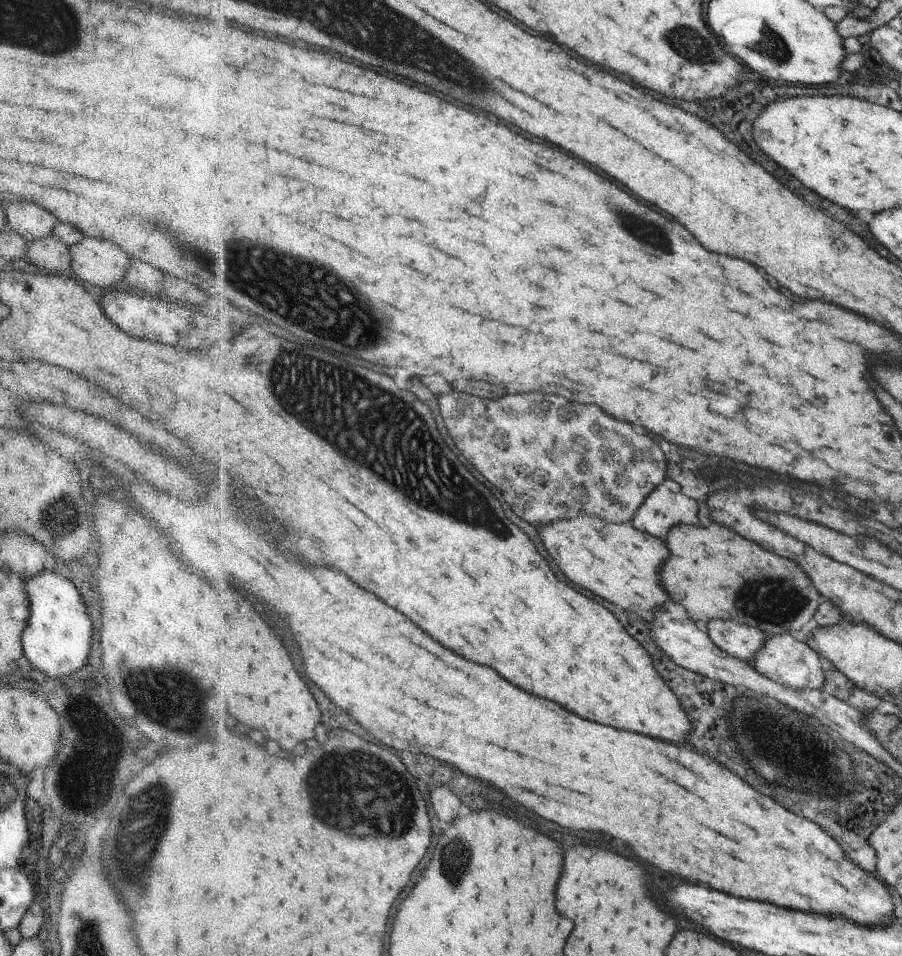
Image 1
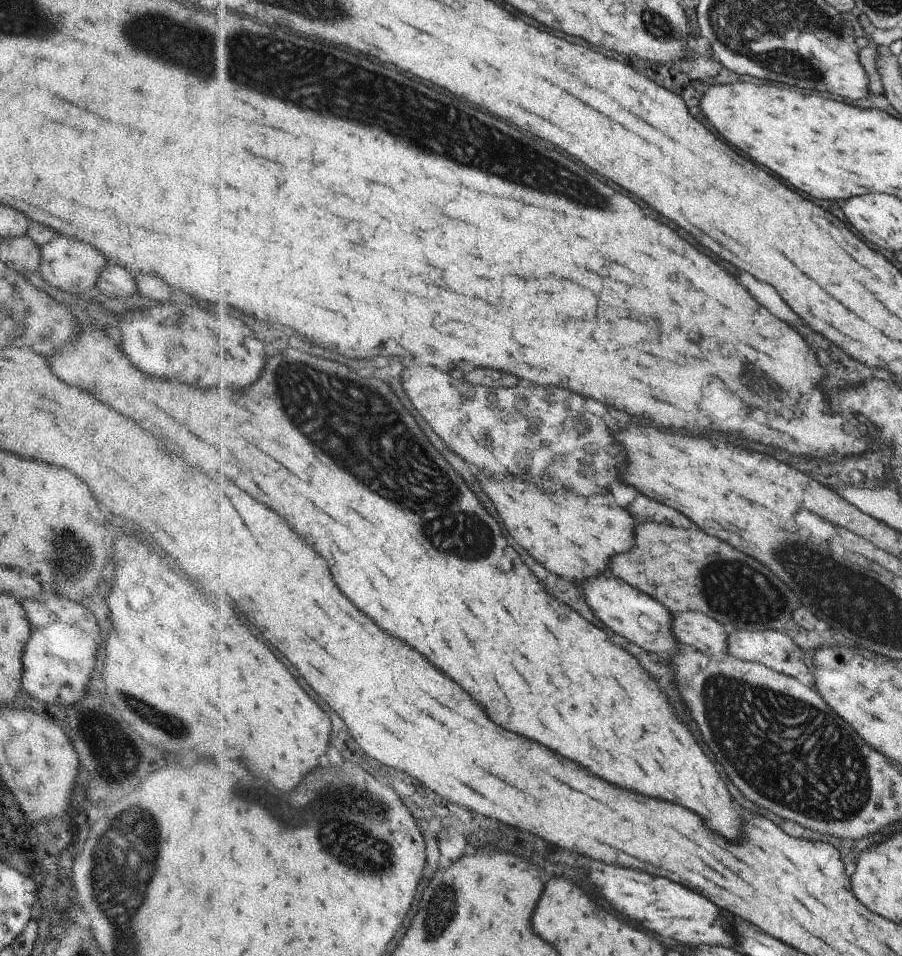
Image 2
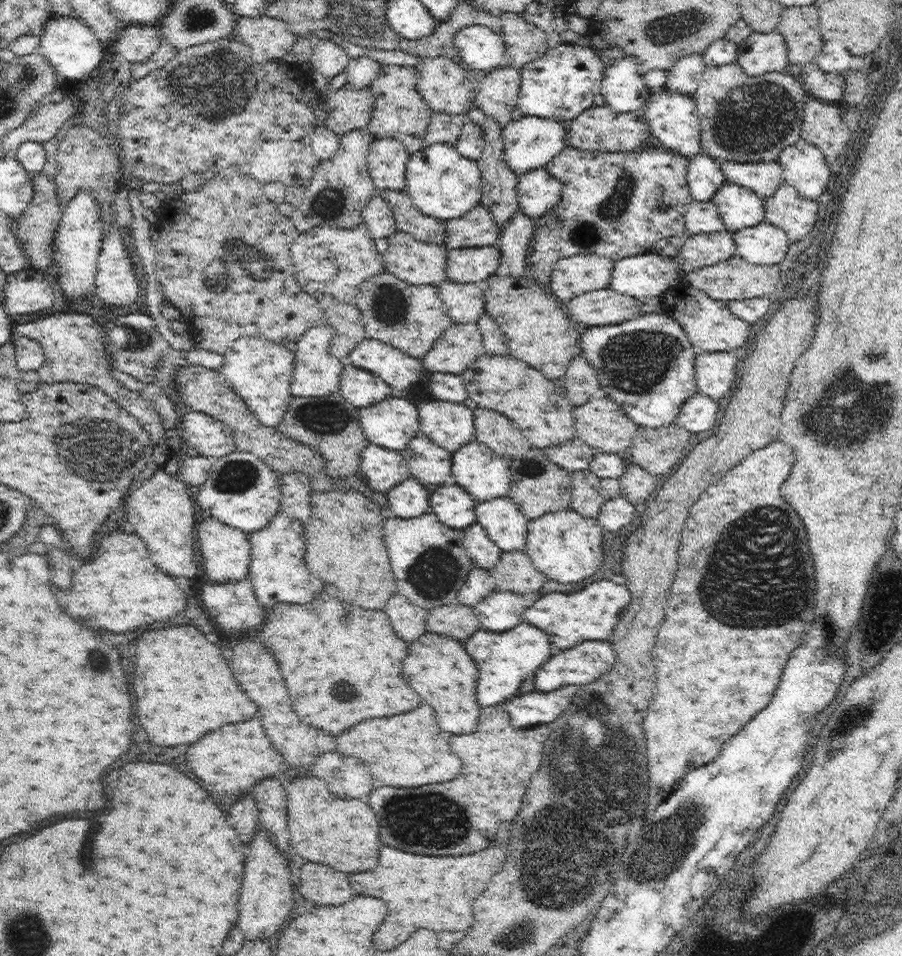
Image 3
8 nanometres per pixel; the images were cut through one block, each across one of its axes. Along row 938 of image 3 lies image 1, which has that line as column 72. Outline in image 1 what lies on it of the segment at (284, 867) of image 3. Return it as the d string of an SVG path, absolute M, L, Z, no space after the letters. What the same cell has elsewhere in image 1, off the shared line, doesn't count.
M86 238L72 245L71 253L73 261L68 274L102 288L121 283L130 266L130 256L108 240Z

